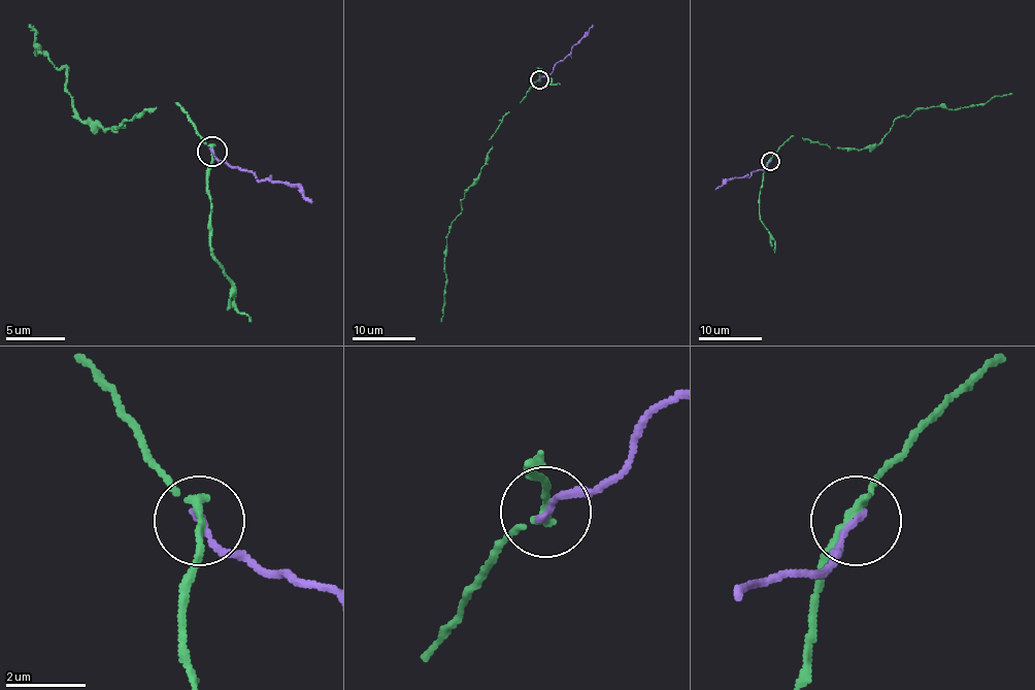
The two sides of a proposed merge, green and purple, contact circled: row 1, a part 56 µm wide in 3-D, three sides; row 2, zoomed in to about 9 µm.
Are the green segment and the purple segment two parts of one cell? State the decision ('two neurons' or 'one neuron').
two neurons

